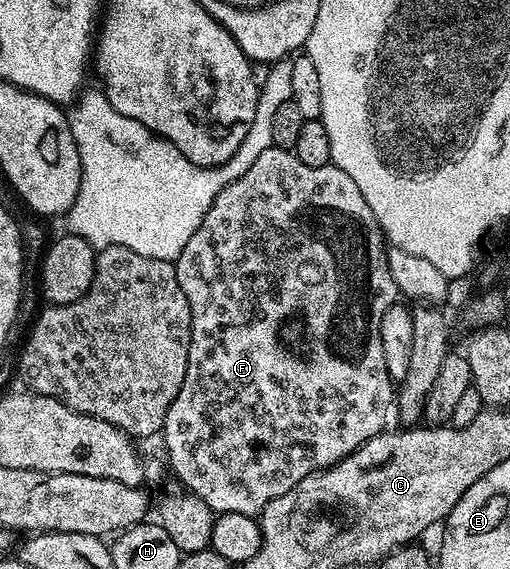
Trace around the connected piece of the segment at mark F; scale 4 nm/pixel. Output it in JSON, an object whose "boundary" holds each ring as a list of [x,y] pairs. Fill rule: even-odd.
{"boundary":[[[276,147],[268,149],[263,151],[263,155],[259,155],[259,159],[255,159],[255,163],[251,163],[251,167],[247,167],[243,176],[235,179],[219,193],[215,203],[211,203],[203,223],[197,228],[195,235],[191,235],[191,239],[187,239],[187,247],[183,247],[183,251],[176,259],[179,287],[183,287],[183,295],[187,295],[191,307],[191,343],[187,351],[187,375],[183,375],[183,387],[179,387],[179,395],[175,395],[175,403],[171,403],[171,407],[167,411],[163,438],[165,437],[165,449],[169,452],[169,465],[173,468],[174,475],[178,477],[174,478],[188,492],[193,493],[199,499],[203,499],[203,503],[207,503],[207,507],[211,507],[214,514],[242,513],[248,517],[260,515],[267,507],[267,503],[271,503],[271,499],[279,499],[279,495],[287,495],[287,491],[291,491],[291,487],[295,487],[300,481],[311,476],[312,473],[320,473],[323,469],[330,469],[333,465],[337,465],[344,457],[351,455],[360,445],[367,443],[376,433],[380,433],[386,428],[385,420],[388,419],[389,413],[391,417],[391,410],[395,405],[395,382],[389,375],[387,359],[383,359],[383,335],[379,335],[379,327],[383,323],[383,315],[398,300],[399,294],[395,287],[395,279],[391,279],[391,271],[389,270],[387,238],[382,233],[371,207],[367,207],[367,199],[363,199],[364,191],[351,180],[351,175],[347,175],[347,171],[343,171],[335,164],[330,163],[323,167],[307,167],[306,164],[299,161],[293,151]],[[296,313],[301,313],[302,319],[305,320],[305,337],[309,340],[309,354],[305,357],[306,361],[301,357],[296,357],[293,353],[288,353],[285,350],[284,343],[281,342],[281,328]]]}

